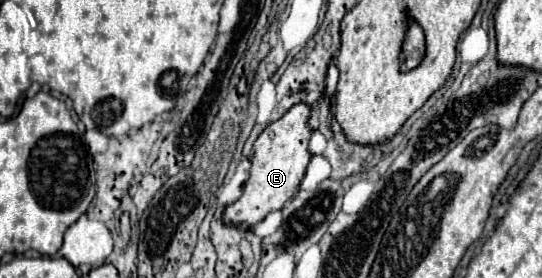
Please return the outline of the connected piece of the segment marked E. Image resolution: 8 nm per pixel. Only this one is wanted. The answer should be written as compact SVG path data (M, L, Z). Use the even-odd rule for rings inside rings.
M299 102L291 106L285 116L271 122L263 130L263 134L257 138L253 146L255 154L251 160L249 180L245 182L243 196L231 206L227 206L223 212L225 224L237 224L243 228L251 228L253 224L261 222L269 212L281 210L283 204L297 194L299 184L305 176L307 164L311 160L309 138L313 130L309 126L309 114L311 114L311 106Z

